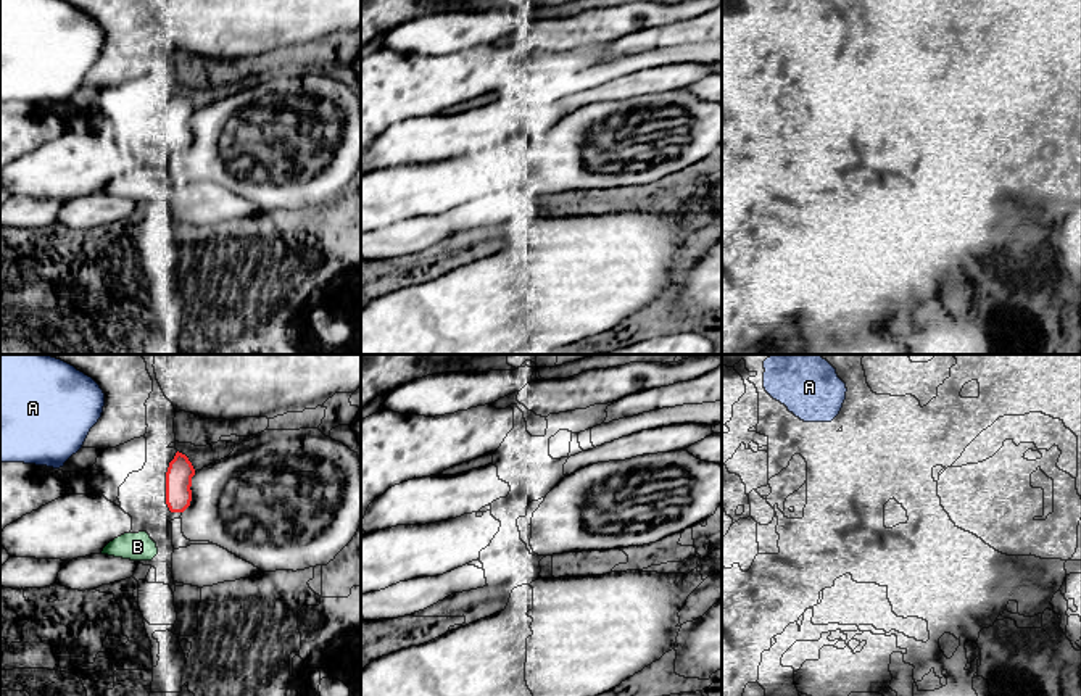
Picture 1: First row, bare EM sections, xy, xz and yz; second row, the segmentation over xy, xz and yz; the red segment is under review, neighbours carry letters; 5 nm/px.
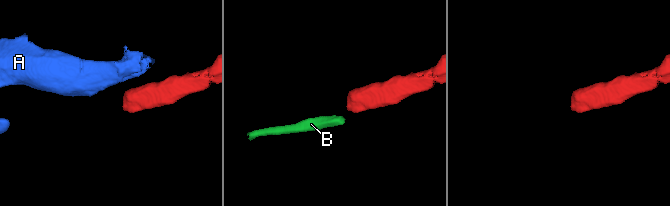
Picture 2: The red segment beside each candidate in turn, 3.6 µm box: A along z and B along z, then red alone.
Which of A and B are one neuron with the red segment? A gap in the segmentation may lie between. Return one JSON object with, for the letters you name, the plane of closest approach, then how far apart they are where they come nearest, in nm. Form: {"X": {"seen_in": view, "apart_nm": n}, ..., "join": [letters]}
{"join": []}

